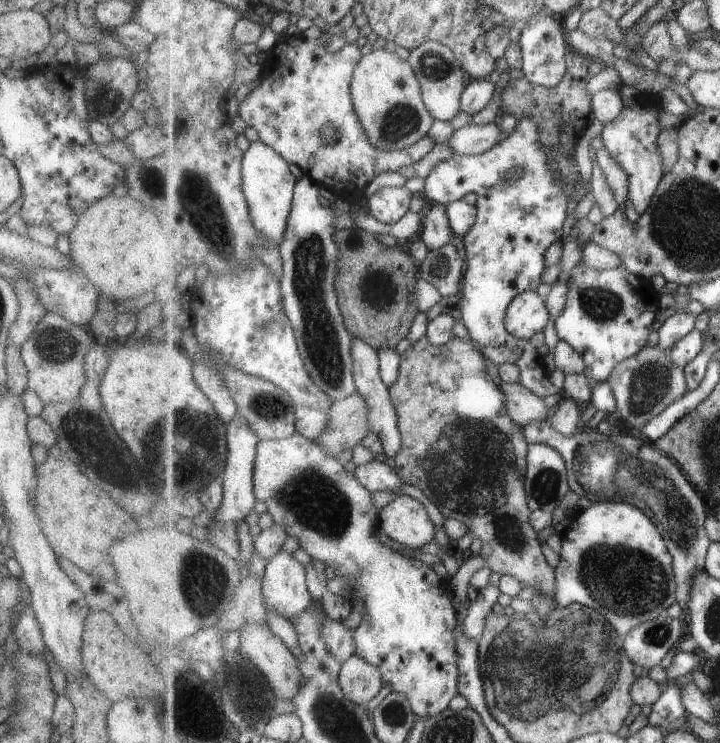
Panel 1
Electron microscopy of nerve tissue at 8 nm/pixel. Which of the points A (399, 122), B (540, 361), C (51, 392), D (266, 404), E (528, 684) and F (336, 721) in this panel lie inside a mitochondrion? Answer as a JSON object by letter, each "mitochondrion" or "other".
{"A":"mitochondrion","B":"other","C":"other","D":"mitochondrion","E":"mitochondrion","F":"mitochondrion"}

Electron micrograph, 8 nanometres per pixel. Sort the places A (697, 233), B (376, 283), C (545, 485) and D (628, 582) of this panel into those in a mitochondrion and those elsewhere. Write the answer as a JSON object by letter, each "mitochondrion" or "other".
{"A":"mitochondrion","B":"other","C":"mitochondrion","D":"mitochondrion"}

